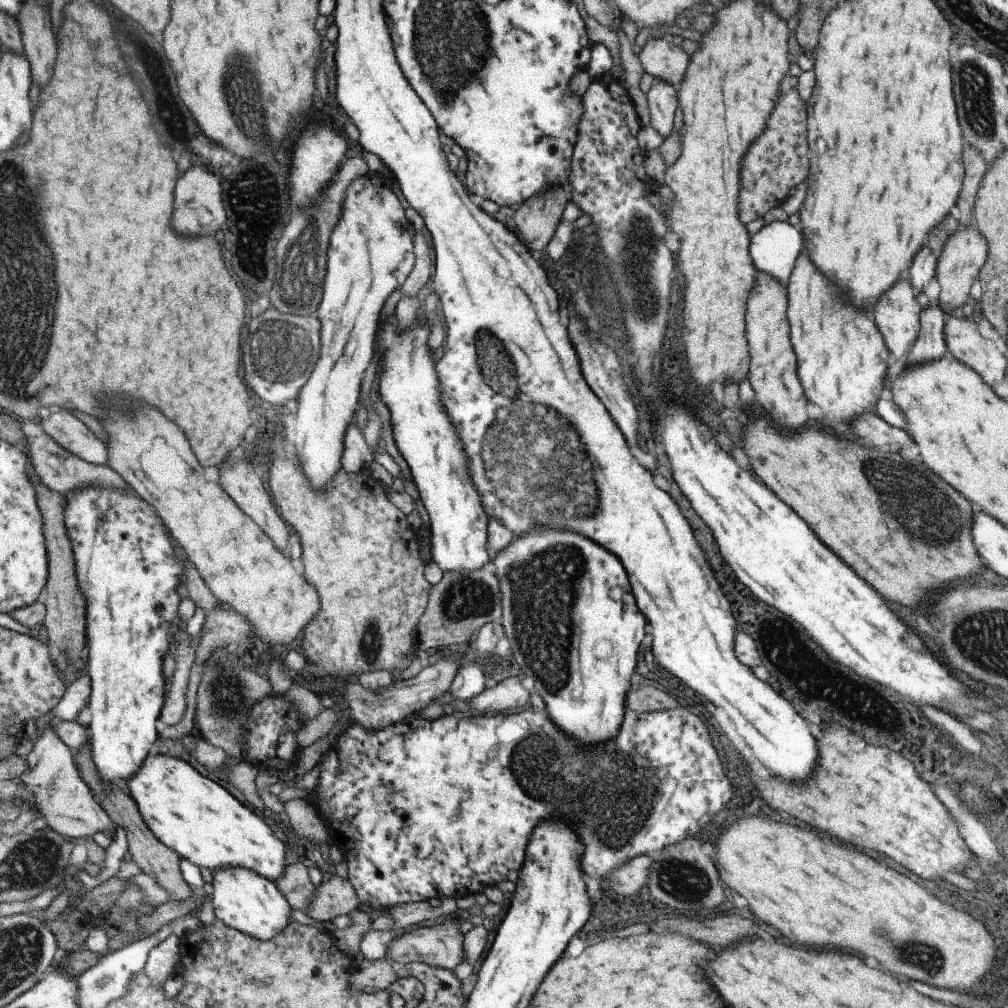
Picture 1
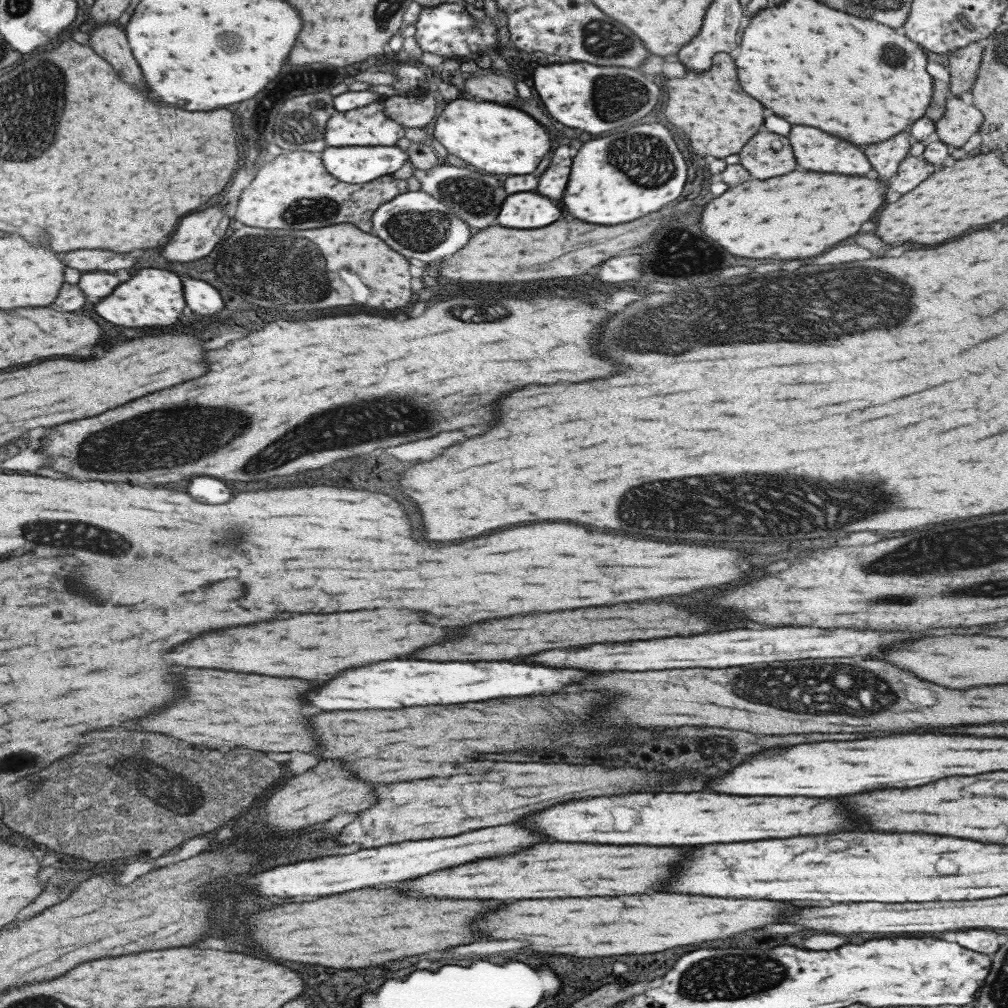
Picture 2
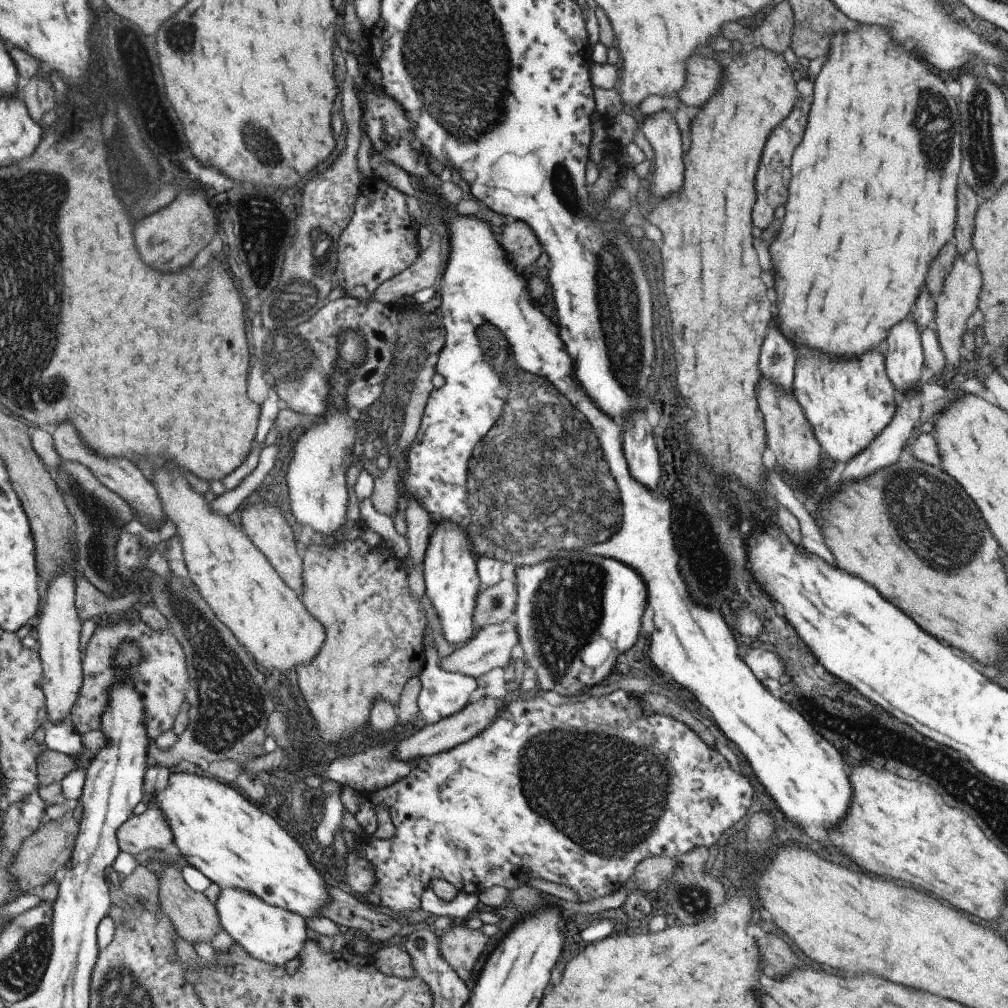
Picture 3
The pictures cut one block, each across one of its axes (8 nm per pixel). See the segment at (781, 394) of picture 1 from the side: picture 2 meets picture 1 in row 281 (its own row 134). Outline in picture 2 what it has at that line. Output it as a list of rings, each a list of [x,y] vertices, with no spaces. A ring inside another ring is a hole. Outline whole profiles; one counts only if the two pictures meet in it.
[[[771,132],[755,134],[737,156],[739,164],[757,180],[781,176],[795,170],[795,160],[787,138],[775,136]],[[773,142],[777,142],[779,146],[773,148]]]

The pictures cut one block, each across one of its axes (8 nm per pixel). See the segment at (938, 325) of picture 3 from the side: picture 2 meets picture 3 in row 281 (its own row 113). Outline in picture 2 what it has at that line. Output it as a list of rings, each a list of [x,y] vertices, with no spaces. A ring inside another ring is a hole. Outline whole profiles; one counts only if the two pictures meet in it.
[[[951,96],[945,100],[945,112],[934,121],[939,141],[953,148],[967,148],[967,139],[975,134],[983,122],[983,115],[966,97]]]

